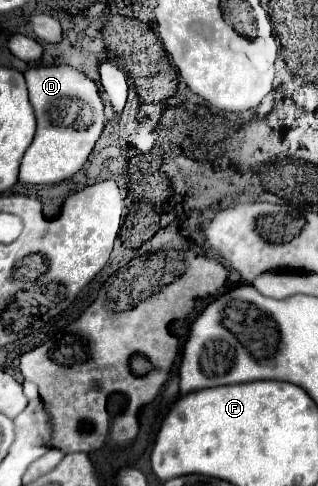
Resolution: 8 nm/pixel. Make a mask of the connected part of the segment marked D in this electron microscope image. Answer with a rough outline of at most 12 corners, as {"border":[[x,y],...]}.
{"border":[[67,64],[25,70],[37,132],[19,180],[55,184],[87,162],[105,114]]}

